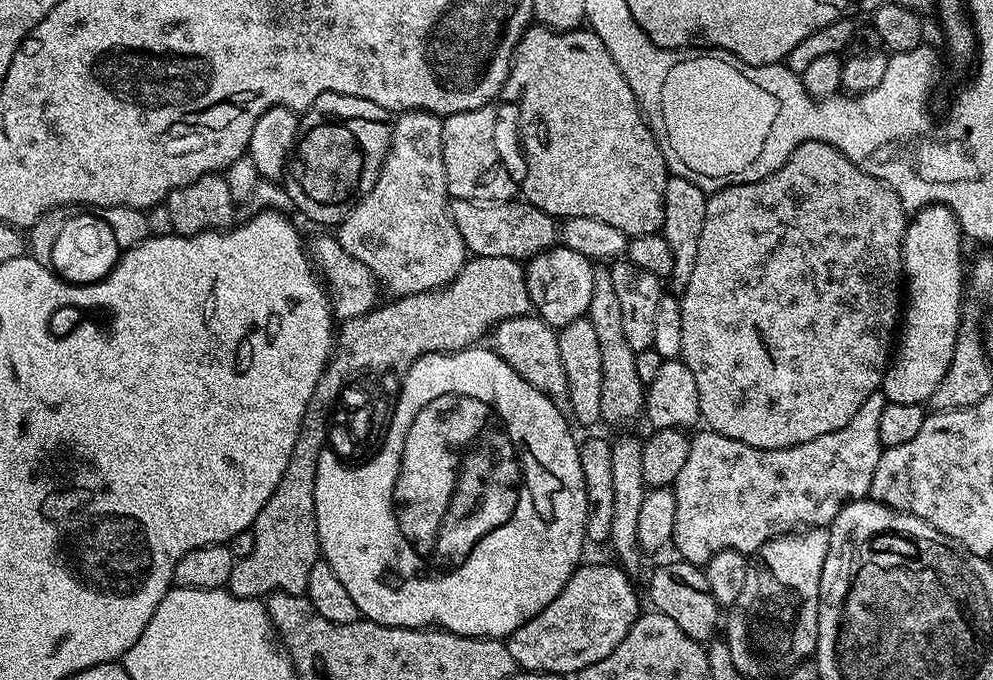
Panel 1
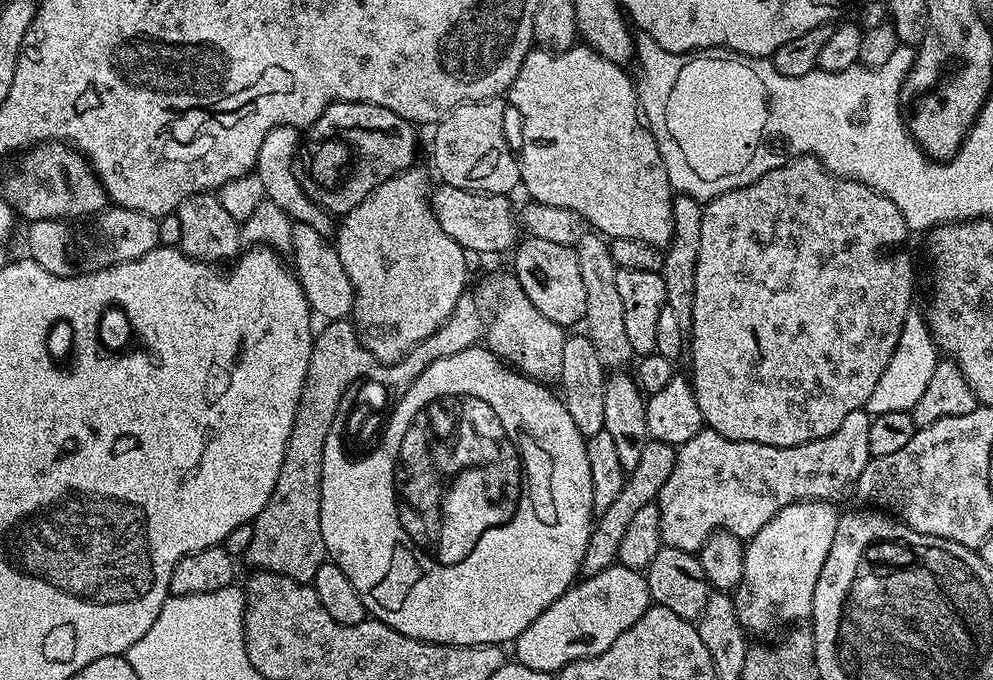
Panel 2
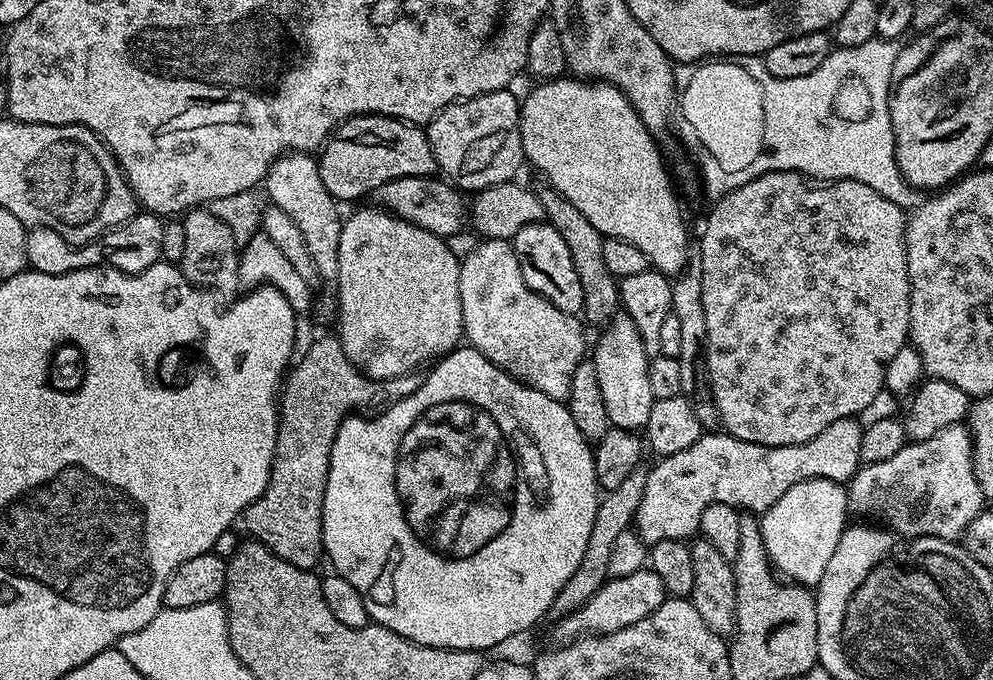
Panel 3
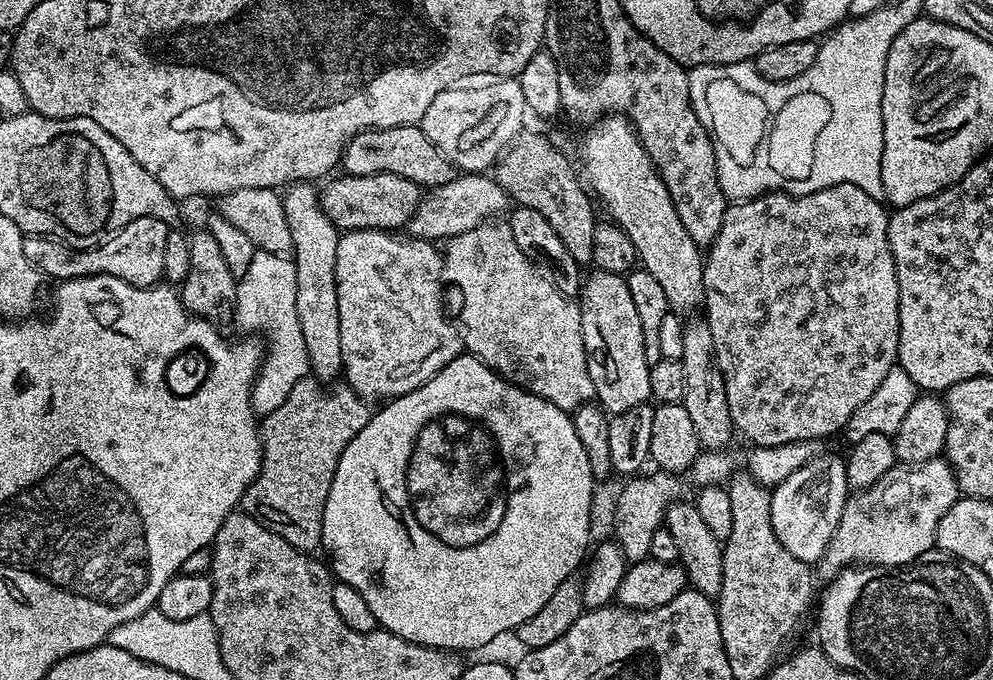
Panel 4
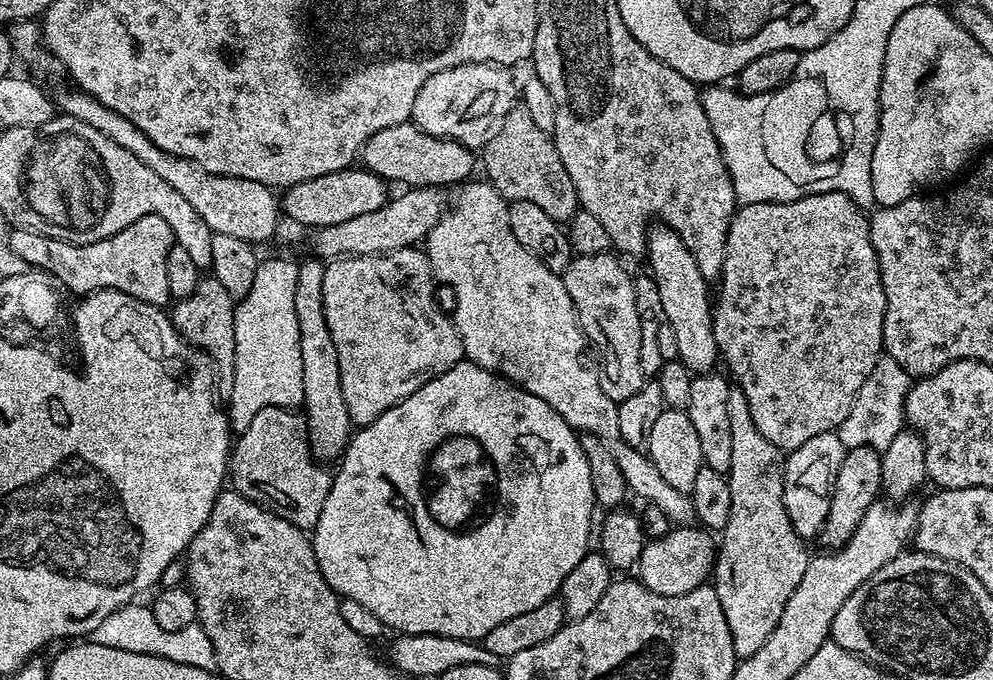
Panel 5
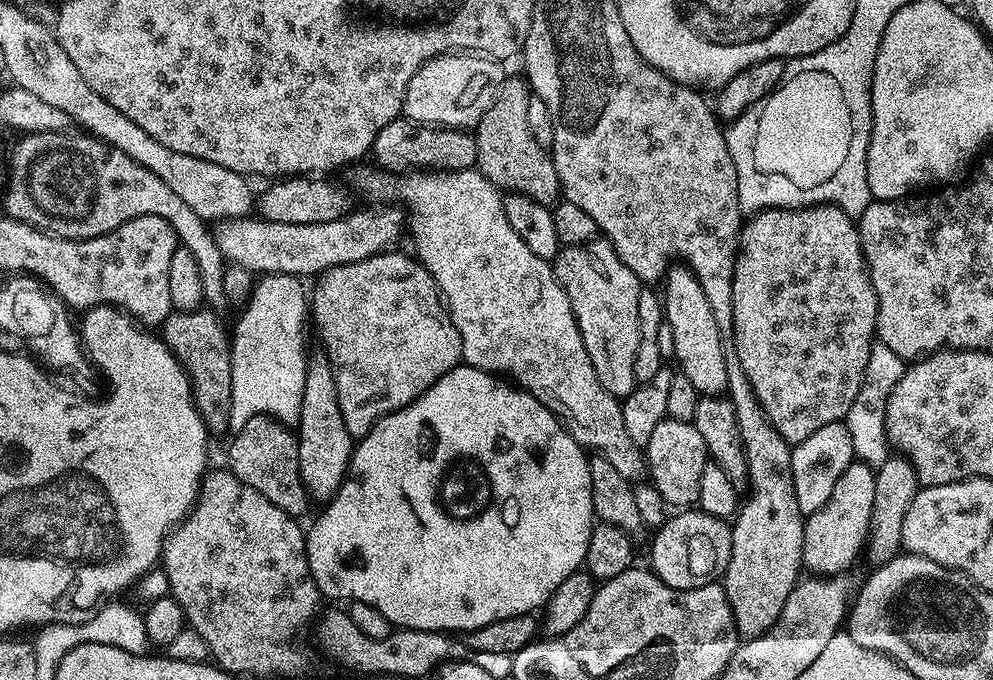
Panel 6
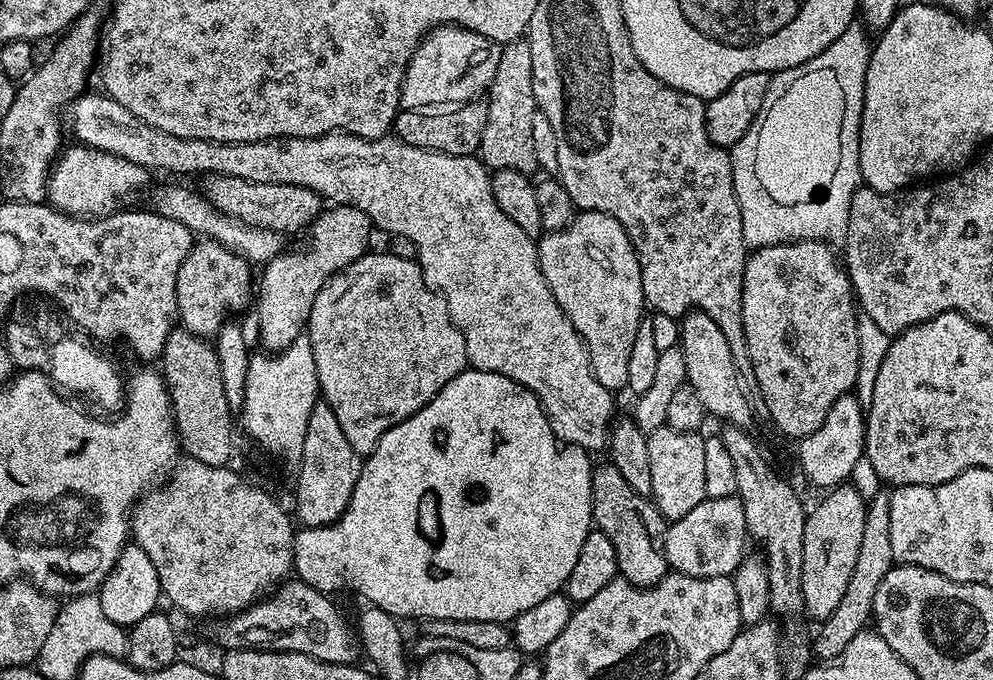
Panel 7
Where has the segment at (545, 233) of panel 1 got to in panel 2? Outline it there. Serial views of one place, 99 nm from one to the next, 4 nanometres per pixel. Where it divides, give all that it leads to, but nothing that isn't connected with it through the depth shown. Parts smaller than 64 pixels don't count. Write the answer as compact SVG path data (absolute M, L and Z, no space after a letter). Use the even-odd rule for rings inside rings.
M443 182L437 185L430 192L434 218L438 226L442 226L442 230L446 230L446 234L450 234L450 238L454 238L454 242L464 248L465 253L515 249L518 243L518 216L514 208L512 212L512 204L508 201L511 199L507 195L492 196L489 192L471 192Z

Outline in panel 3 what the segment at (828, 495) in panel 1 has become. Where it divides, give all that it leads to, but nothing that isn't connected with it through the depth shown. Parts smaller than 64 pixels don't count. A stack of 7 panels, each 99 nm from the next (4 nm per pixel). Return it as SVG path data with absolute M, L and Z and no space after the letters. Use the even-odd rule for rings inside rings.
M847 416L834 426L826 426L818 438L810 438L810 442L802 442L794 446L762 446L754 442L739 440L727 434L701 434L686 450L678 450L678 454L670 454L657 459L656 465L650 468L646 478L646 486L642 490L642 500L638 502L634 531L645 544L651 546L663 540L689 539L691 532L695 533L700 526L702 510L711 504L725 504L748 514L763 514L790 486L798 486L798 482L806 482L814 478L826 478L847 482L862 466L860 450L864 428L859 419Z

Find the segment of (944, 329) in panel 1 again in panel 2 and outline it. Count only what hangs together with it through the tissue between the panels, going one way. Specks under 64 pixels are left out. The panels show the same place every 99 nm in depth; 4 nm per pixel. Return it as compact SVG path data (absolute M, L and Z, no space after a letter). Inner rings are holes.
M908 315L904 319L898 346L894 354L890 354L890 362L886 362L886 370L882 370L882 375L878 378L878 383L874 385L874 390L868 399L866 405L868 415L874 417L878 414L911 412L914 406L918 406L918 398L922 398L941 359L941 353L936 347L936 339L928 328L927 319L923 315Z

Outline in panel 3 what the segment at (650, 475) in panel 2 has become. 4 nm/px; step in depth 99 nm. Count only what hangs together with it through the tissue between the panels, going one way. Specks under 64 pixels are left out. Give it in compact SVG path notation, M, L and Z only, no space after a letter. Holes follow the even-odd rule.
M638 466L634 470L630 470L630 474L626 474L626 478L622 478L622 482L617 488L603 493L602 499L596 505L590 540L586 542L586 552L582 562L578 566L578 570L574 570L574 574L570 574L566 586L562 586L562 590L554 598L550 609L553 617L567 616L569 612L576 611L591 598L605 580L609 579L608 563L610 554L614 550L614 538L618 538L618 534L629 531L630 525L635 521L638 502L642 500L642 490L646 486L647 477L648 472Z

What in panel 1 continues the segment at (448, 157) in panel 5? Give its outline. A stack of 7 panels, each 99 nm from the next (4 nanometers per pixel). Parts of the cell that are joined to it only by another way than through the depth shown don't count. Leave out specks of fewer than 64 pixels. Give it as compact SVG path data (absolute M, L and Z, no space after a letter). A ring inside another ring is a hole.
M327 92L317 98L303 115L300 116L296 145L292 147L292 155L288 157L288 167L282 177L282 187L291 200L291 207L293 209L296 207L306 219L313 220L316 224L339 225L340 221L347 218L350 214L350 210L354 210L356 203L371 190L374 182L378 182L378 174L382 170L384 159L388 157L388 149L392 147L392 125L393 121L390 119L388 109L378 106L373 100L354 98L350 94L338 94L337 92Z

